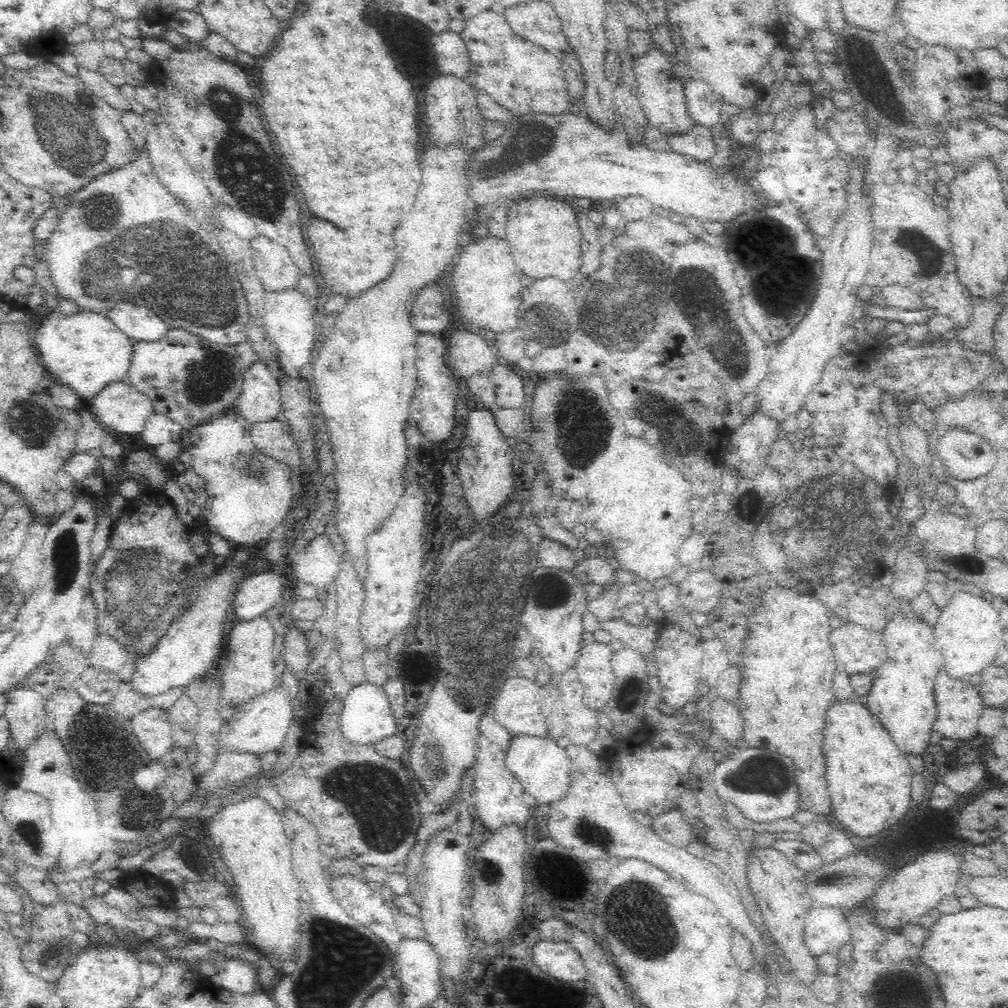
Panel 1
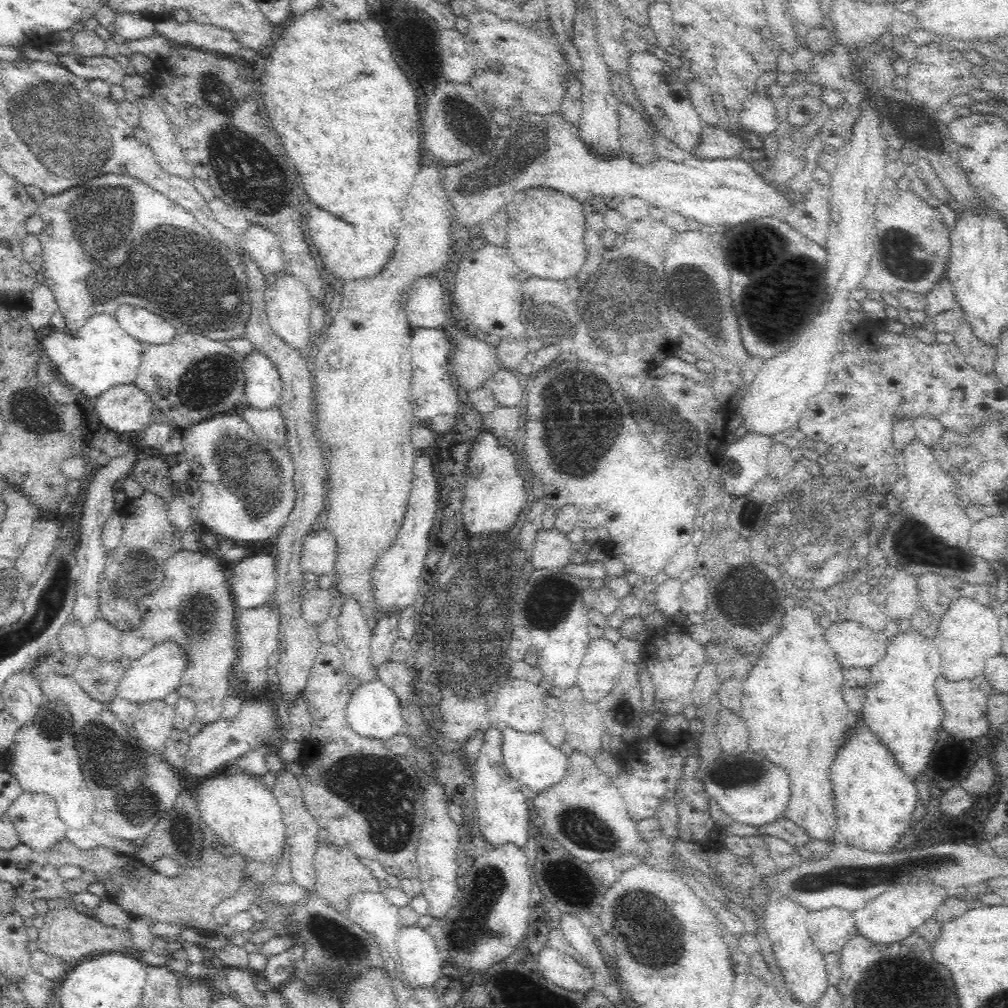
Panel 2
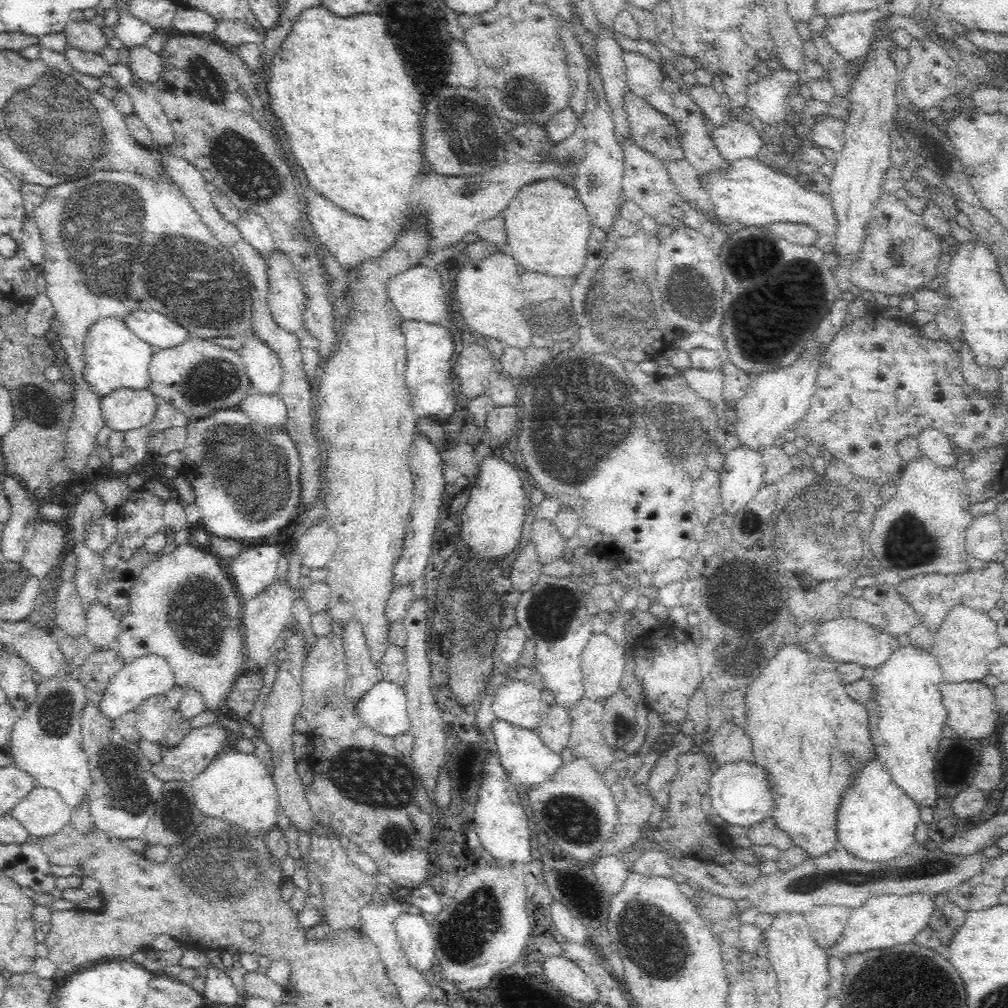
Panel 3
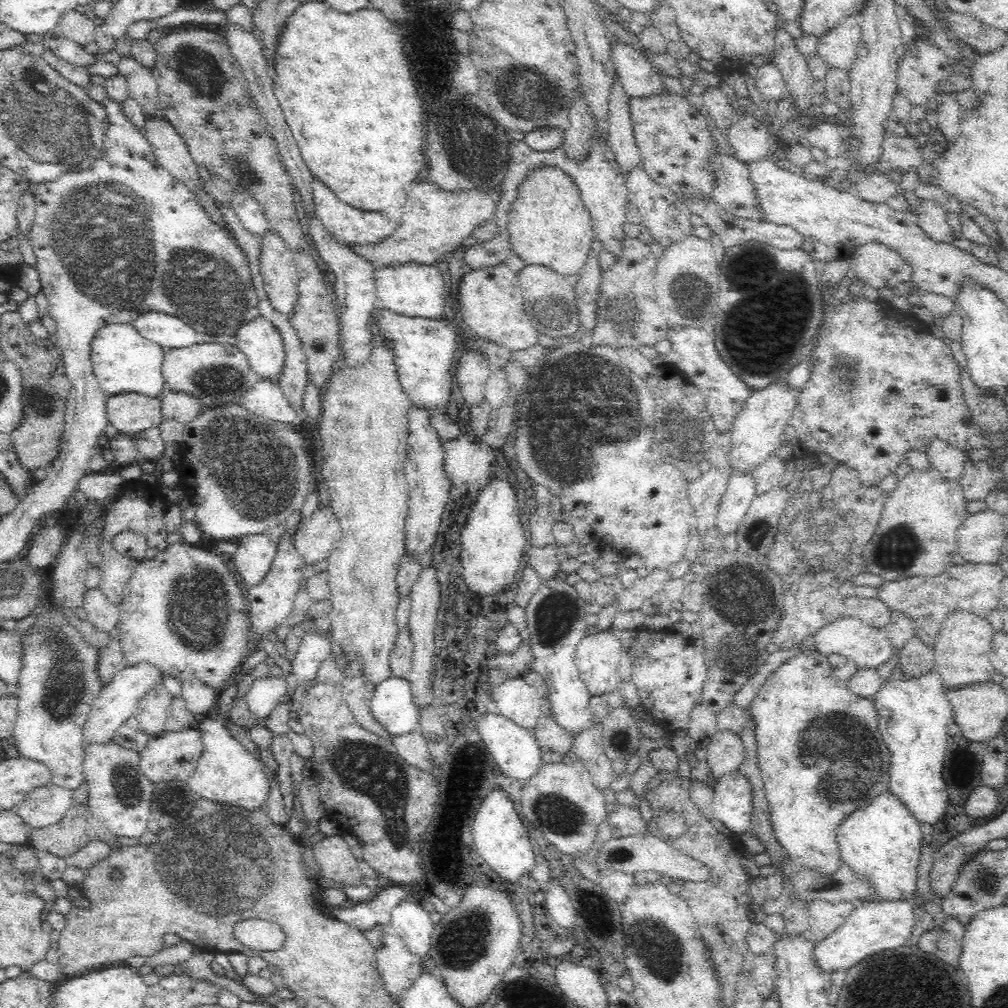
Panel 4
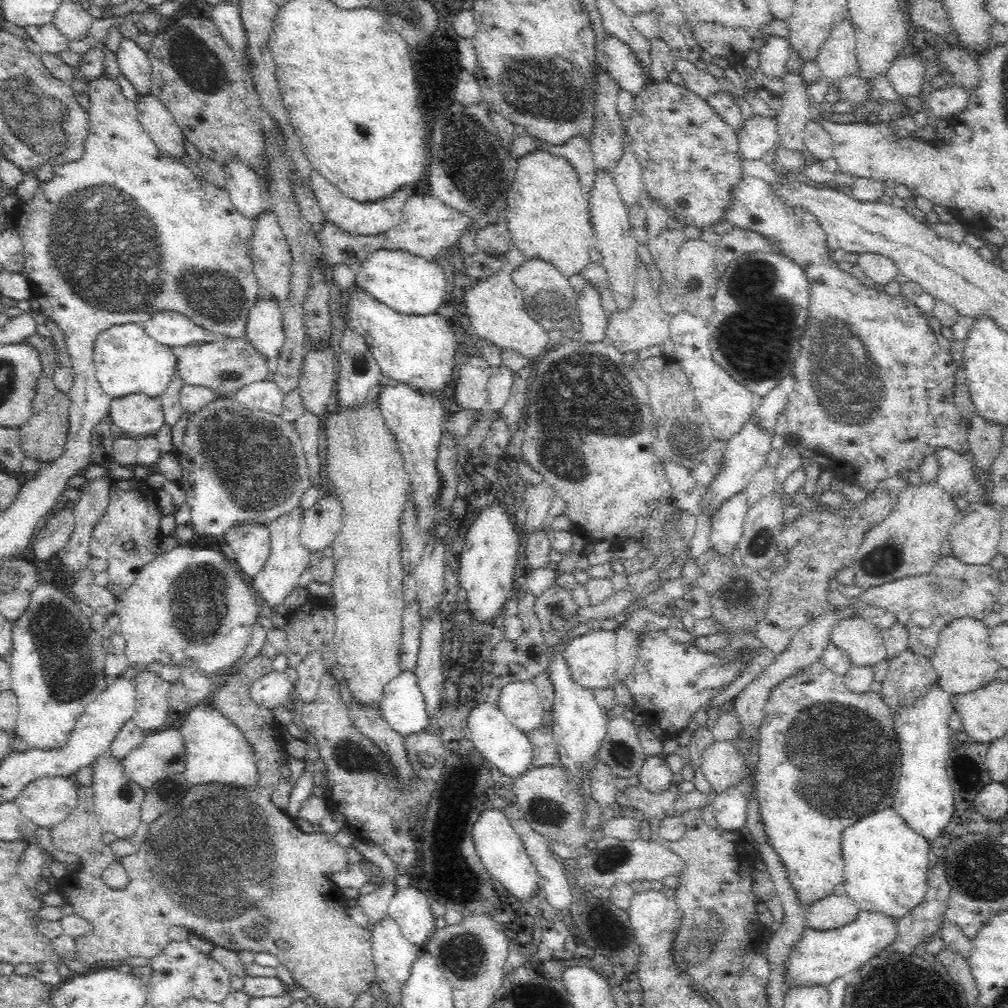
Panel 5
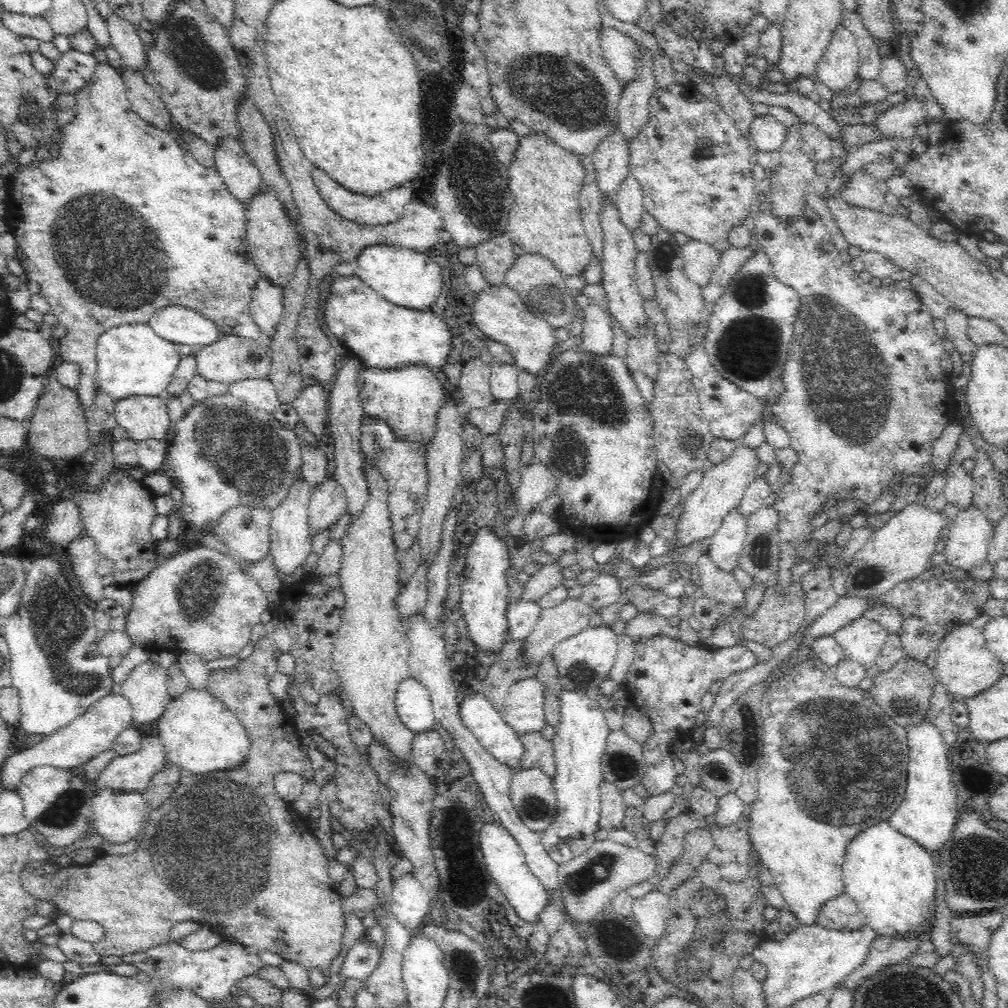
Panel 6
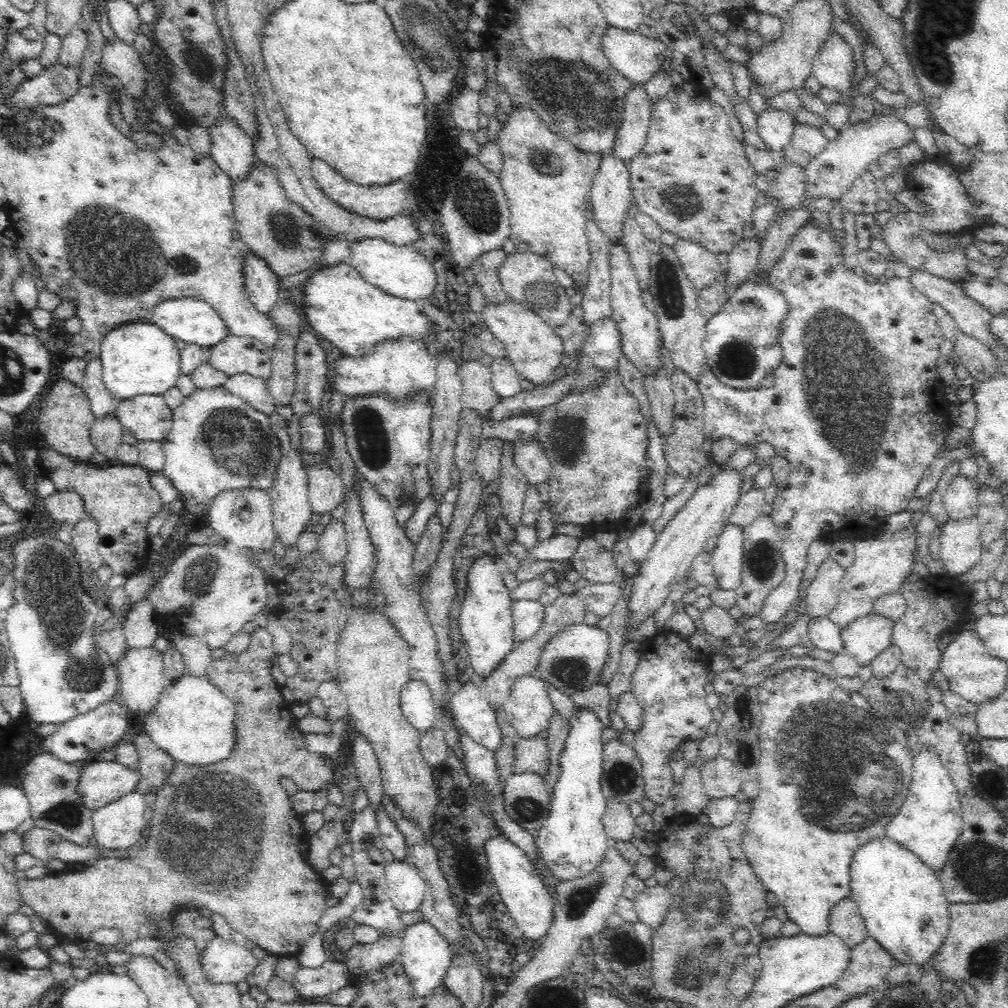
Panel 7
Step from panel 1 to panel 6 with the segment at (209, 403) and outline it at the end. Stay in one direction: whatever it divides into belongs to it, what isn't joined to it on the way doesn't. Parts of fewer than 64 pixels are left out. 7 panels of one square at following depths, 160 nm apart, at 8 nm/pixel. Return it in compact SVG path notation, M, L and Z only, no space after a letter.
M221 334L216 342L193 351L196 374L208 382L222 382L227 385L240 380L268 379L272 362L270 346L271 339L262 334L255 339Z

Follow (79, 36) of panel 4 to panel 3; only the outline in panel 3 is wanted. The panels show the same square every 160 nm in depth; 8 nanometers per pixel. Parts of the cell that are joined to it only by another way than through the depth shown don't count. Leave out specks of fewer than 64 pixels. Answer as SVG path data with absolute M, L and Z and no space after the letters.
M71 20L63 31L68 45L82 52L100 53L106 47L106 36L99 26L91 22Z

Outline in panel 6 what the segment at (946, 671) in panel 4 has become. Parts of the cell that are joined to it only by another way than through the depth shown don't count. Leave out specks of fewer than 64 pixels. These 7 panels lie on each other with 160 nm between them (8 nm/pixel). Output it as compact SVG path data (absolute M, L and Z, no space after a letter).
M972 624L956 626L952 632L943 636L936 655L934 670L939 682L951 698L961 700L972 698L979 692L994 686L996 681L1004 676L1004 664L998 661L988 649L983 630L974 628Z

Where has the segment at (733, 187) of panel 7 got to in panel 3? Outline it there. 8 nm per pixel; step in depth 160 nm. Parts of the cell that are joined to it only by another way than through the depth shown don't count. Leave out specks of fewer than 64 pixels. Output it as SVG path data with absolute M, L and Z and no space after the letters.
M626 90L623 109L629 118L631 136L641 148L662 162L684 157L676 129L646 100Z

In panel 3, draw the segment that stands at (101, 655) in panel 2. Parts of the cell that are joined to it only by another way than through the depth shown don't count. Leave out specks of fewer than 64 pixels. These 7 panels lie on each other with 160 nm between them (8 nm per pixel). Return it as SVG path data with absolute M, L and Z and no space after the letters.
M99 601L86 609L86 612L87 644L93 646L95 651L116 648L121 620L116 618L107 608L104 608Z

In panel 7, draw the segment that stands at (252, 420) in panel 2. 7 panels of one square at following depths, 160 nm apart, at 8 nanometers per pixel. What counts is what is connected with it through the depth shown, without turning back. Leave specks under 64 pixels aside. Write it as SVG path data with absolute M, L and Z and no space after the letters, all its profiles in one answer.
M244 373L228 377L223 387L256 410L271 415L275 413L276 406L265 381L265 379Z

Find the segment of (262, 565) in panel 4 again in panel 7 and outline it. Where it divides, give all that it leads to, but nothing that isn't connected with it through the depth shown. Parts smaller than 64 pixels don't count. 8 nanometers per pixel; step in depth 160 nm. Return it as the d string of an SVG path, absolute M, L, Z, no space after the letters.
M226 491L221 493L211 504L207 511L209 526L212 527L220 540L224 543L230 542L238 548L254 553L267 553L274 546L275 532L273 531L273 511L270 503L269 494L264 491Z

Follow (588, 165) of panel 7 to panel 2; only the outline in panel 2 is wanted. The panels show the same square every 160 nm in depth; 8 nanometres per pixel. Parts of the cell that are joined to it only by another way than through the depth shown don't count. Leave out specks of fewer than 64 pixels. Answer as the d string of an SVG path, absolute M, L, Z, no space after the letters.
M530 187L516 192L510 207L506 210L508 225L506 246L509 248L511 259L516 262L516 266L536 278L566 280L566 278L576 276L584 264L584 258L586 258L582 236L584 236L584 222L588 221L584 220L582 206L586 205L551 188Z

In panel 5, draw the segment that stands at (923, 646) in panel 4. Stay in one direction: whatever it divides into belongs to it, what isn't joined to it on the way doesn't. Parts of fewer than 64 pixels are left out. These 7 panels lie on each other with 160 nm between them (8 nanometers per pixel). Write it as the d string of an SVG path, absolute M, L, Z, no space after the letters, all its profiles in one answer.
M904 649L889 660L885 677L879 691L884 702L890 707L911 703L916 697L928 691L937 682L933 661L926 655L912 649Z

